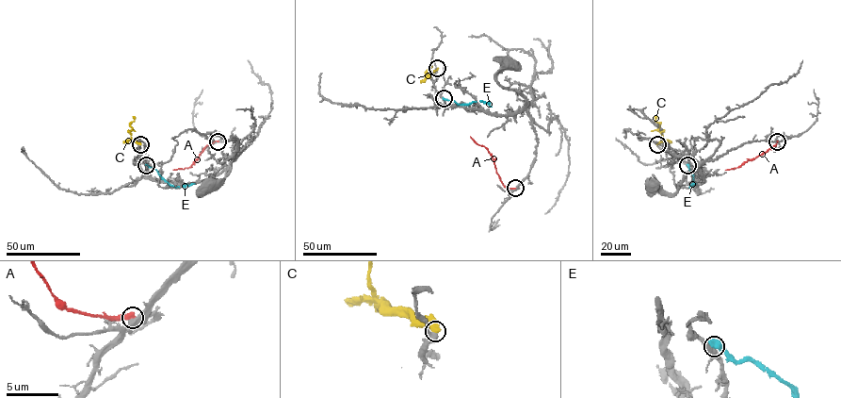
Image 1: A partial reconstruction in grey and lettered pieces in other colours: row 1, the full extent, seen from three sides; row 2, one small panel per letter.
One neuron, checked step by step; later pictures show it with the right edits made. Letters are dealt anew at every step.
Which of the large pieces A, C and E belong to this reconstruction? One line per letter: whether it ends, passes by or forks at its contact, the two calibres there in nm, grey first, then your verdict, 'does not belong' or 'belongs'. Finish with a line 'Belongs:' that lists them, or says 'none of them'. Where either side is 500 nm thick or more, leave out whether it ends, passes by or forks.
A: 600/460 nm | does not belong
C: 400/550 nm | does not belong
E: 400/550 nm | does not belong
Belongs: none of them

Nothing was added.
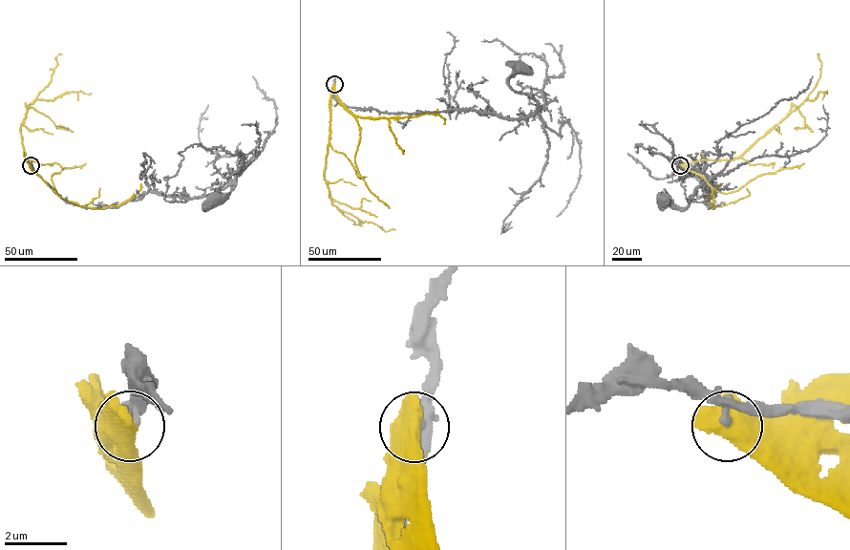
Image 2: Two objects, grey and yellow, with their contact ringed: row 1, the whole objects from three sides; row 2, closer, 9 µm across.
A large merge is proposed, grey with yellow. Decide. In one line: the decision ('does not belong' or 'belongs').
does not belong

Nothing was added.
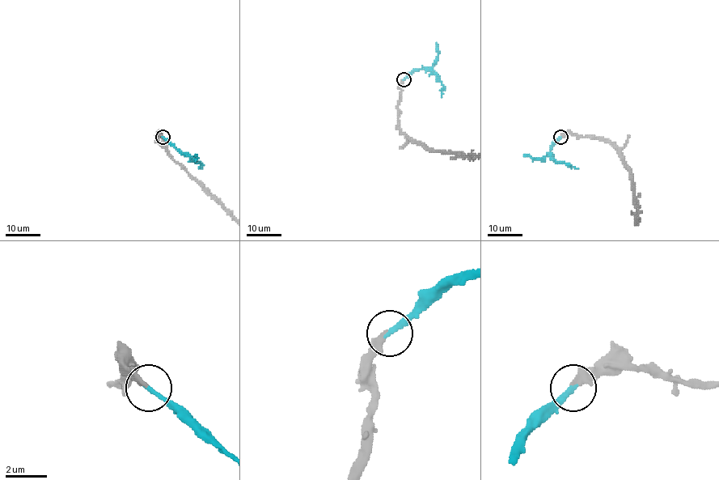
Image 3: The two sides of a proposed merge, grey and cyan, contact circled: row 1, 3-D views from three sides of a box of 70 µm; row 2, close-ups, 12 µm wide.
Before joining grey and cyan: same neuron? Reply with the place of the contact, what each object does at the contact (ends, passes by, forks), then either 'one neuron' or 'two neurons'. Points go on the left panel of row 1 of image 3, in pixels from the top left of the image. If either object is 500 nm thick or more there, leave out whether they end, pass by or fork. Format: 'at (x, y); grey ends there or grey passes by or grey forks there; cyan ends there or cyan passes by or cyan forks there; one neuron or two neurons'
at (162, 137); grey ends there; cyan ends there; one neuron

